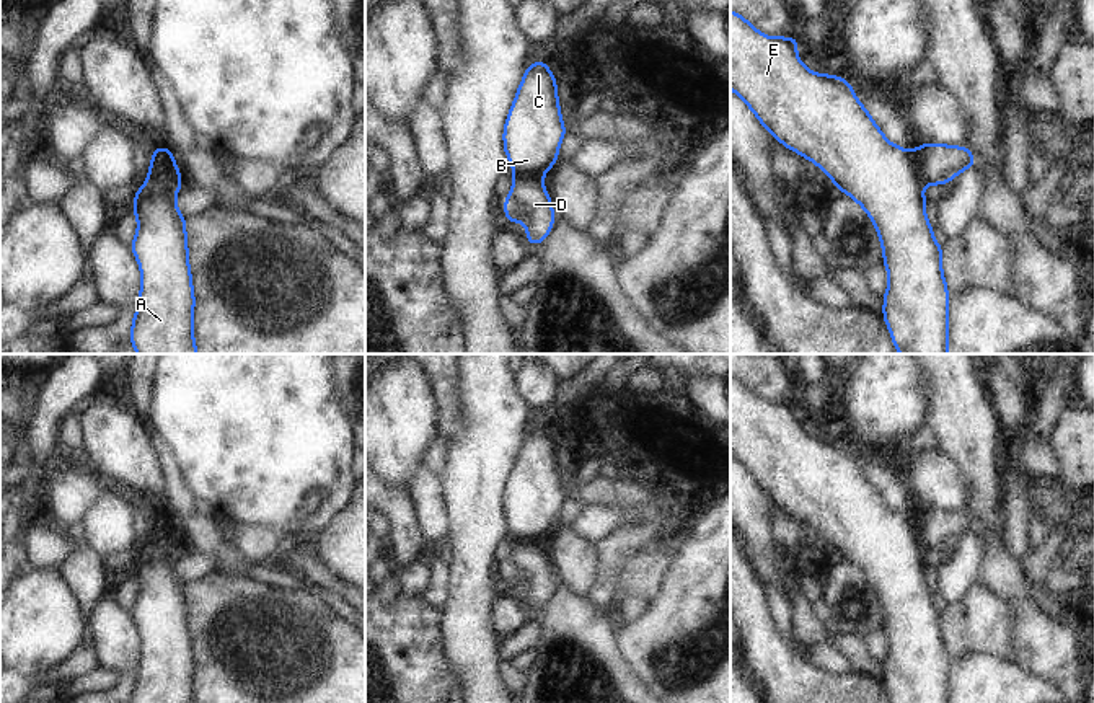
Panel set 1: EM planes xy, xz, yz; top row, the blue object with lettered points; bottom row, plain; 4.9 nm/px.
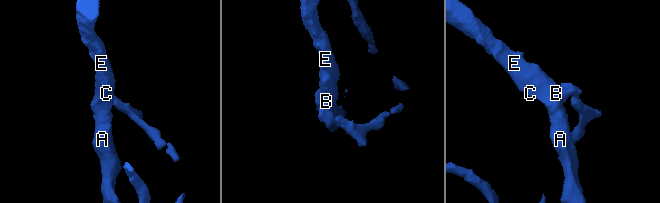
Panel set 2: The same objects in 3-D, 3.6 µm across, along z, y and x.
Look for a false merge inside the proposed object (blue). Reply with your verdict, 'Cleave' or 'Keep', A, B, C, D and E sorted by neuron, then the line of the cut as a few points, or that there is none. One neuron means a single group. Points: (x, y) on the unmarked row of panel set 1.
Cleave. Groups: A B C E / D. Split along xy (158, 514), (165, 535)

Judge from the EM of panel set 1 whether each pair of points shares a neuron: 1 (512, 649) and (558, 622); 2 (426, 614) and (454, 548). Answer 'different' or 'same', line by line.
1: different
2: different

